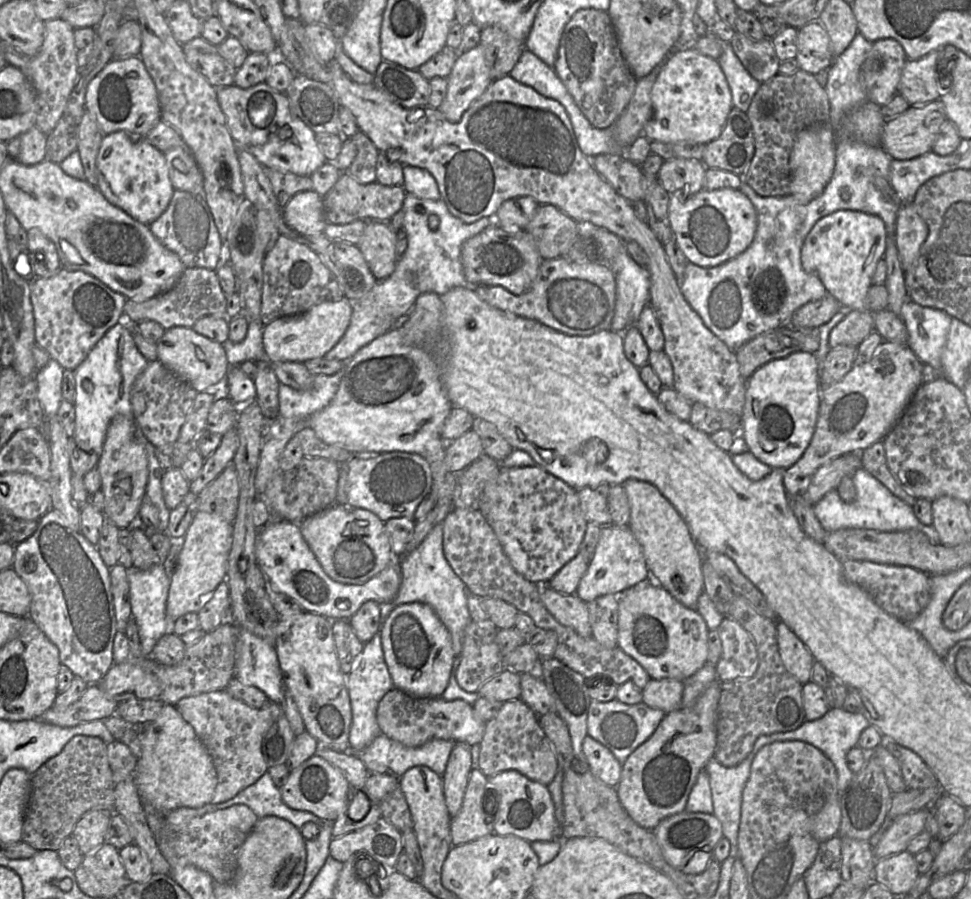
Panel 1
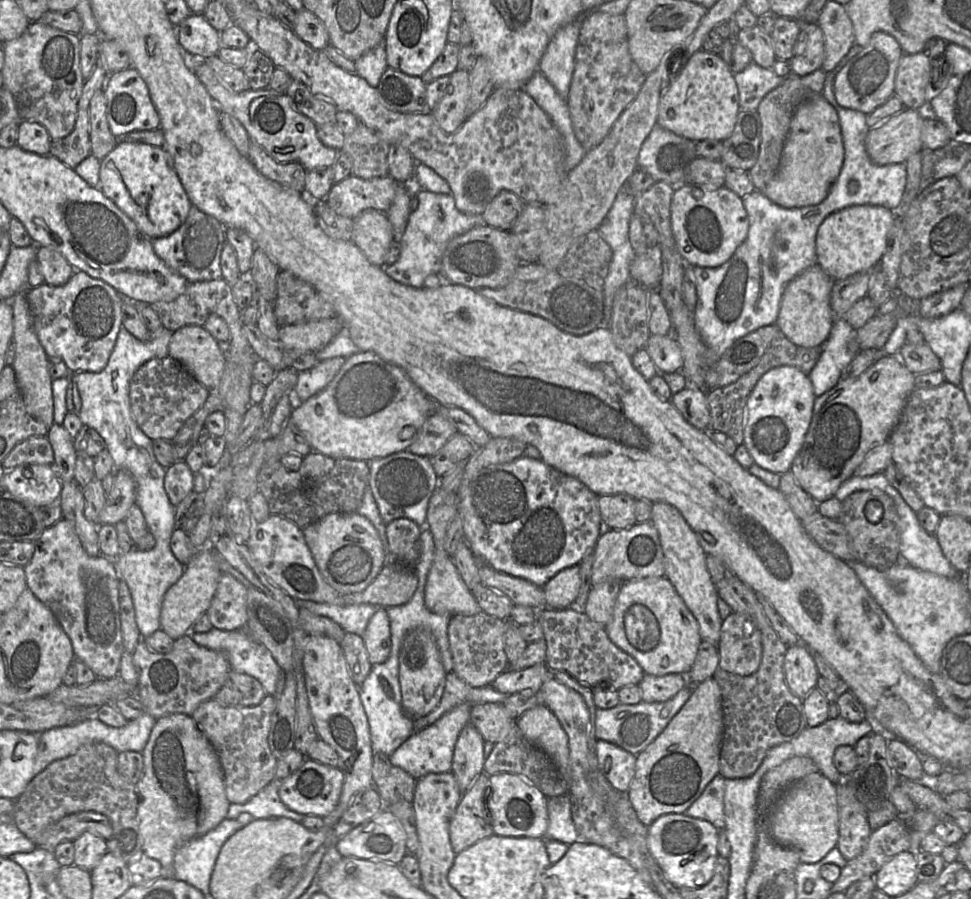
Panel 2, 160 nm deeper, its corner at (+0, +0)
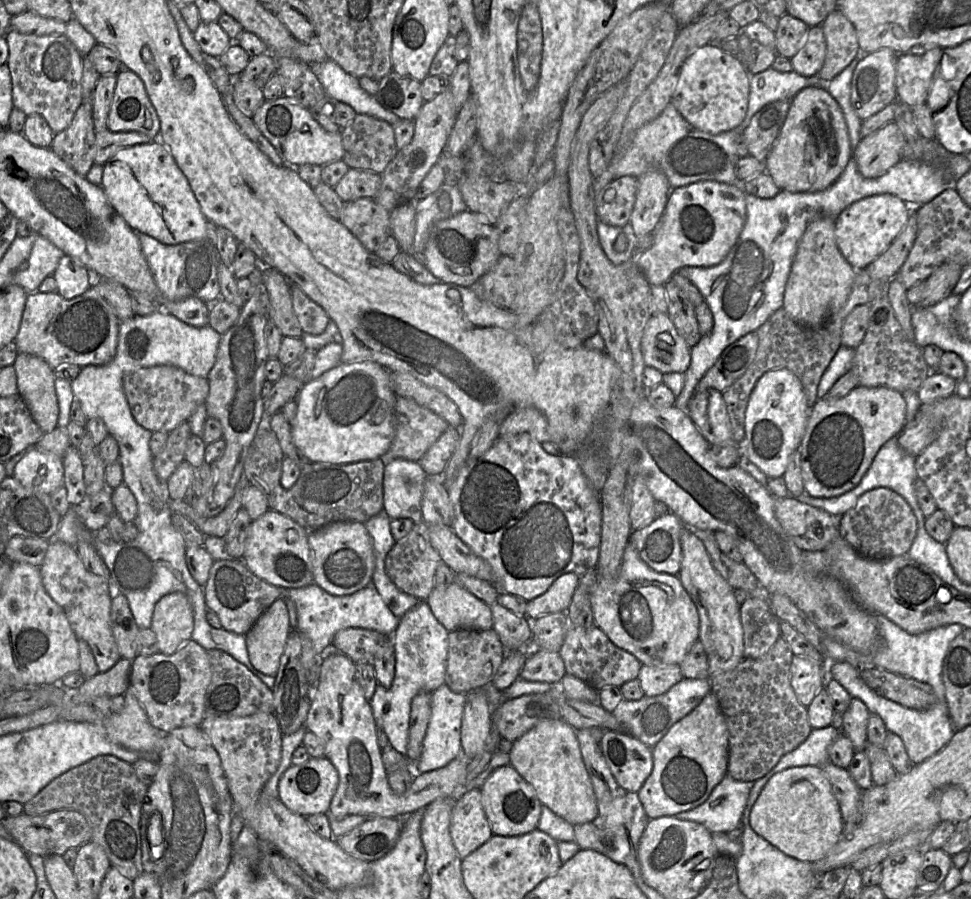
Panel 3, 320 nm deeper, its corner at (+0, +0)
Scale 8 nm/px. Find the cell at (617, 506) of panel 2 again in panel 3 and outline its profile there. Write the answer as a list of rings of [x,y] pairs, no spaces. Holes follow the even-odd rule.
[[[637,476],[631,492],[630,521],[633,531],[650,525],[656,519],[655,501],[647,487],[645,478]]]

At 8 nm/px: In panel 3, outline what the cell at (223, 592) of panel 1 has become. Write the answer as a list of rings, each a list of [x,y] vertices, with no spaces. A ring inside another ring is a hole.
[[[242,559],[214,561],[208,580],[203,587],[206,606],[218,615],[222,628],[244,635],[270,605],[282,597],[284,590],[253,574]]]

